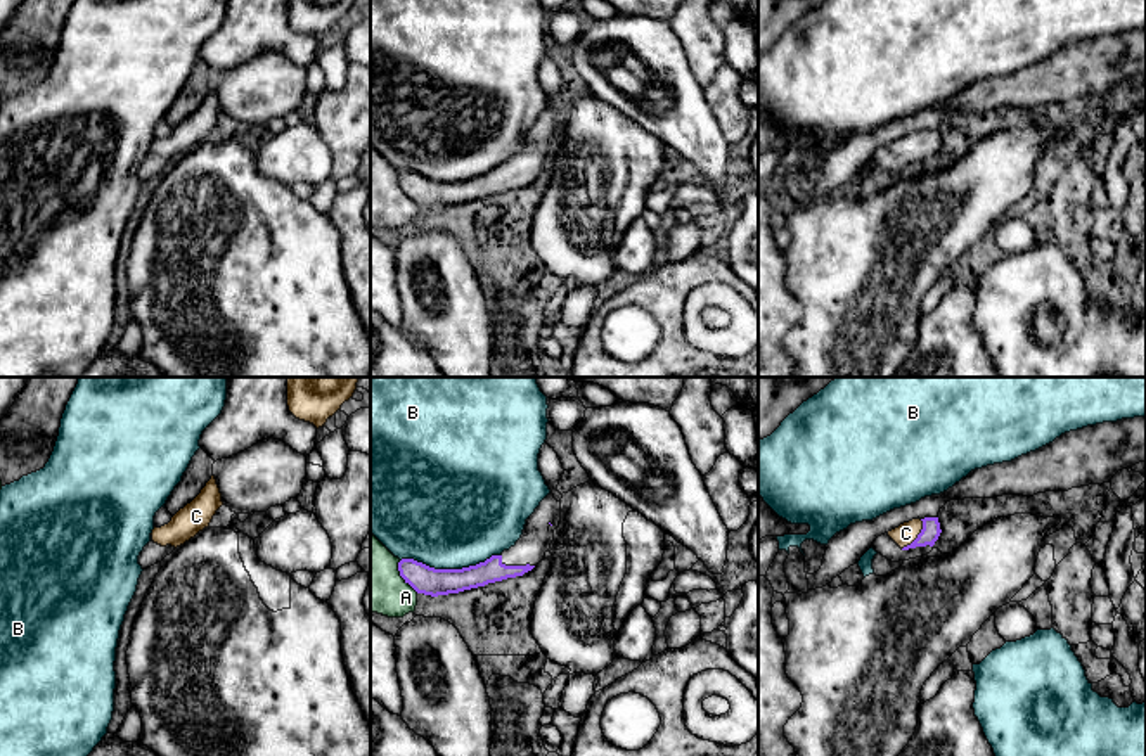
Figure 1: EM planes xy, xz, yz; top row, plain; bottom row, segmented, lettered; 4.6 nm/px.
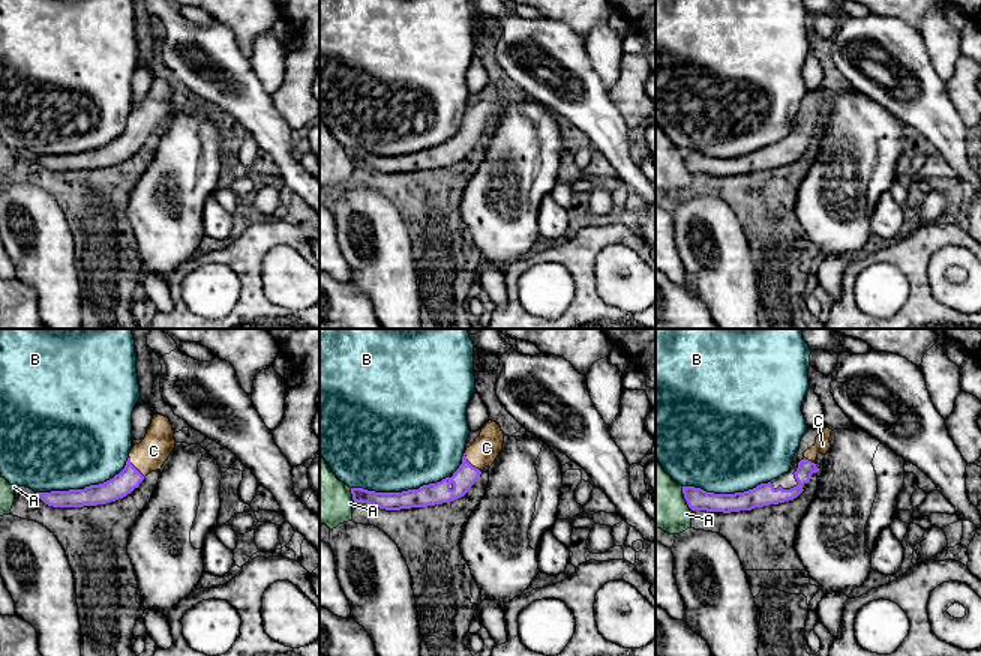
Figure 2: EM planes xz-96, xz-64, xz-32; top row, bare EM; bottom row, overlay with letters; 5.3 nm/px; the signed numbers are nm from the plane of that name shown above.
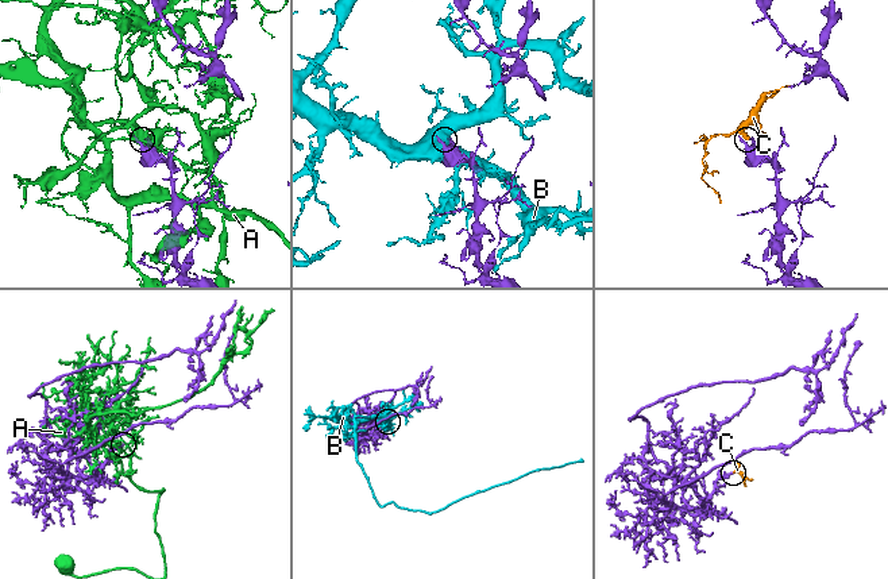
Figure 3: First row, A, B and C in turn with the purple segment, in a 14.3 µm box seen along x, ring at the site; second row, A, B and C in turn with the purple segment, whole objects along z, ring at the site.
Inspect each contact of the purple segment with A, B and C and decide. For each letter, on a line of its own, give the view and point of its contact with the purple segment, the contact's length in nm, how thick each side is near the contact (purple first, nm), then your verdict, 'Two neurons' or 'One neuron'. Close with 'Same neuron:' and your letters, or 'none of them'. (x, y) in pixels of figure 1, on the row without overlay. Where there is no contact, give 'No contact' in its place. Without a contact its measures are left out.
A: Touches purple at xz (402, 189). Shared border 180 nm. Thickness 130 nm (purple) against 280 nm. Two neurons
B: Touches purple at xz (449, 182). Shared border 460 nm. Thickness 130 nm (purple) against 500 nm. Two neurons
C: Touches purple at yz (918, 147). Shared border 170 nm. Thickness 90 nm (purple) against 100 nm. One neuron
Same neuron: C

